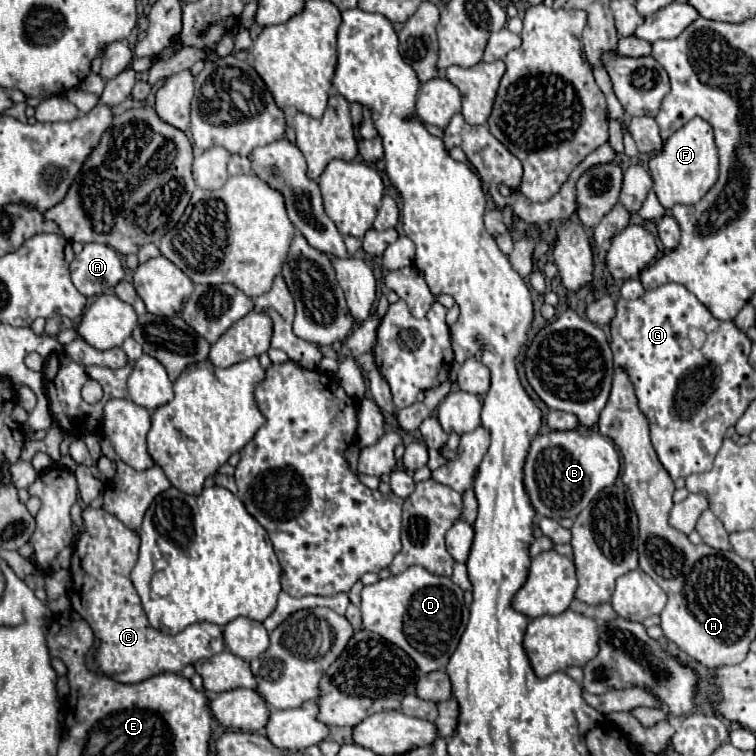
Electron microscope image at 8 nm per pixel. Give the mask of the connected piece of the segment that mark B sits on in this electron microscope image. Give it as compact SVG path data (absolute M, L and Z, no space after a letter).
M580 426L568 432L552 430L548 434L538 434L532 440L524 466L524 484L538 514L554 520L574 520L600 490L616 482L618 472L620 460L612 440Z

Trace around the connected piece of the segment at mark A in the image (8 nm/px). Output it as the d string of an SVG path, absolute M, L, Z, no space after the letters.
M86 244L84 250L70 262L70 274L72 284L86 298L108 292L124 278L118 254L104 244Z

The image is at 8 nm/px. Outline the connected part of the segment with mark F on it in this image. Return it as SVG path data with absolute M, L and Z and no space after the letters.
M692 118L664 142L660 152L650 156L648 168L654 180L652 190L664 208L670 210L676 204L696 204L718 178L718 152L714 146L712 126L702 118Z

